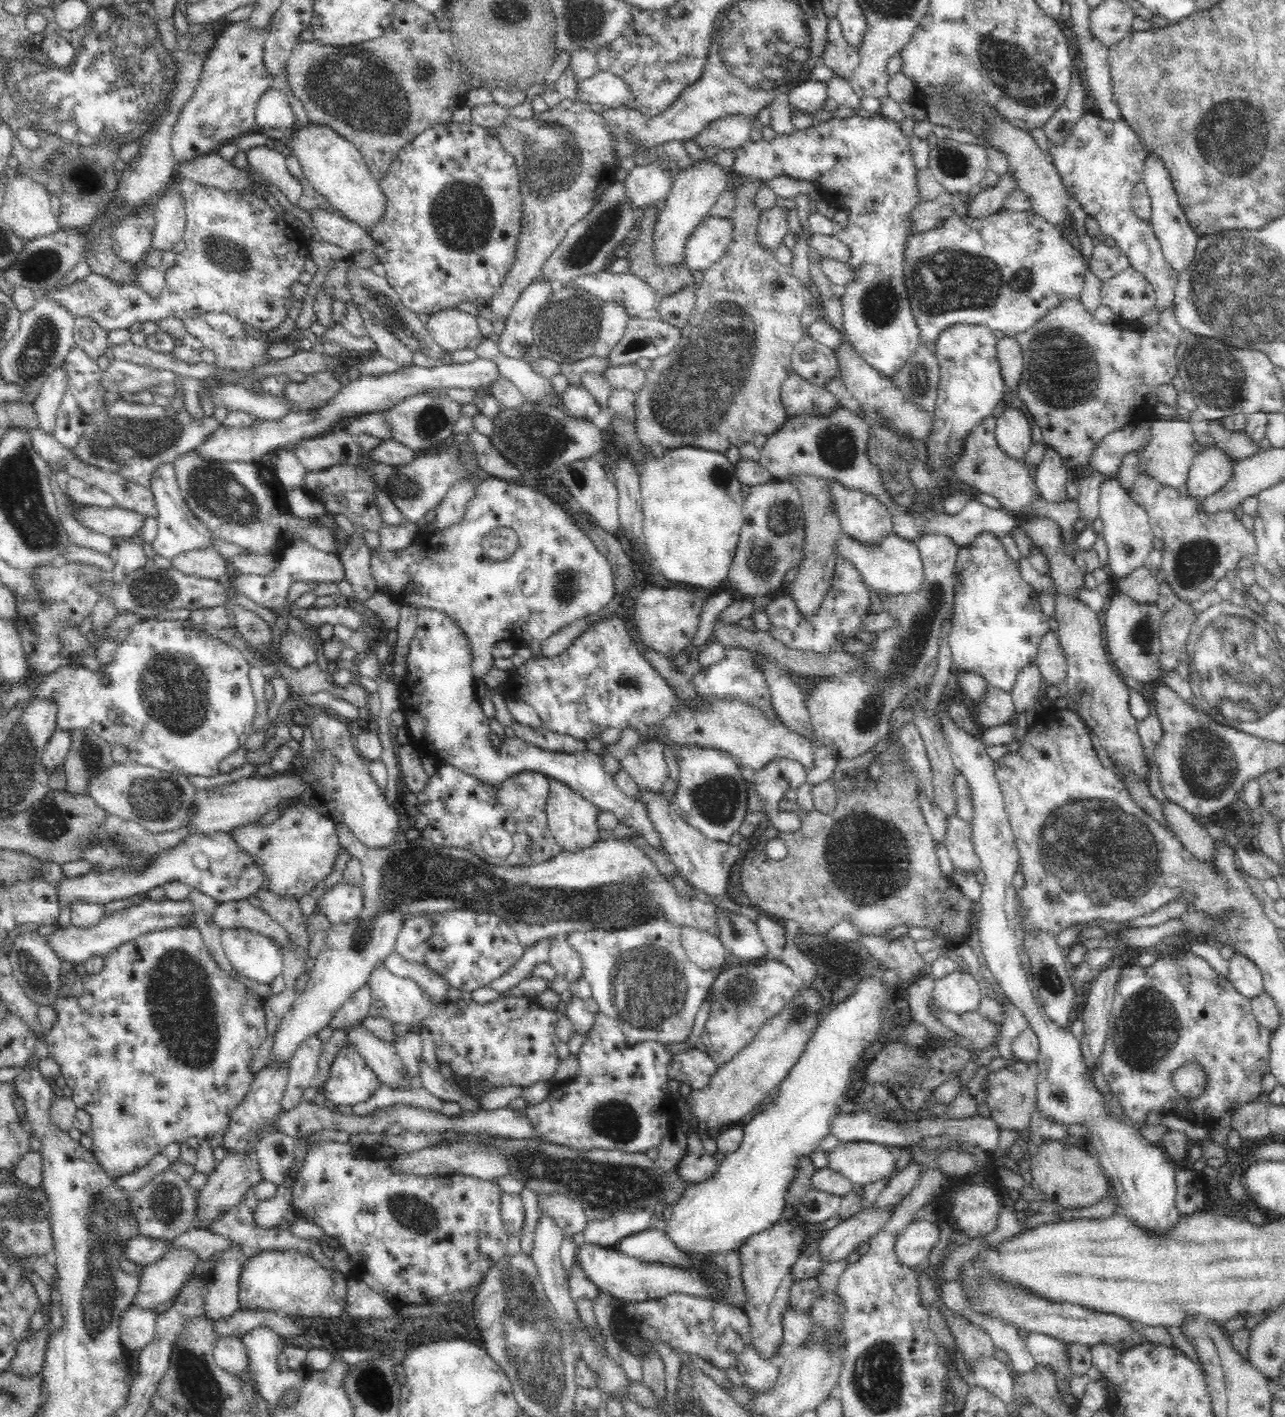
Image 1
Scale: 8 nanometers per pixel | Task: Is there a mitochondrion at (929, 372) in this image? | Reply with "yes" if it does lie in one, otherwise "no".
yes

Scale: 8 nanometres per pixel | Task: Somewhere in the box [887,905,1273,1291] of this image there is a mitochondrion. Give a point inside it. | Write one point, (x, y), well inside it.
(1149, 1028)

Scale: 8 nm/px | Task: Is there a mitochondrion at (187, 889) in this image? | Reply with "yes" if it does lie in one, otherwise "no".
no

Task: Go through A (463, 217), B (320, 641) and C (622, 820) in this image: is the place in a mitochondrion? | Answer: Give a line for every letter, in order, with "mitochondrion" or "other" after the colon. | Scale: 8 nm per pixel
A: mitochondrion
B: other
C: other

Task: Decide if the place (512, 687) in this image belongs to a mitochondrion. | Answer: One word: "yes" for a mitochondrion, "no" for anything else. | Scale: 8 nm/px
no

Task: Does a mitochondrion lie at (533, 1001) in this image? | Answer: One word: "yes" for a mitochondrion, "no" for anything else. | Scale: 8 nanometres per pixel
no

